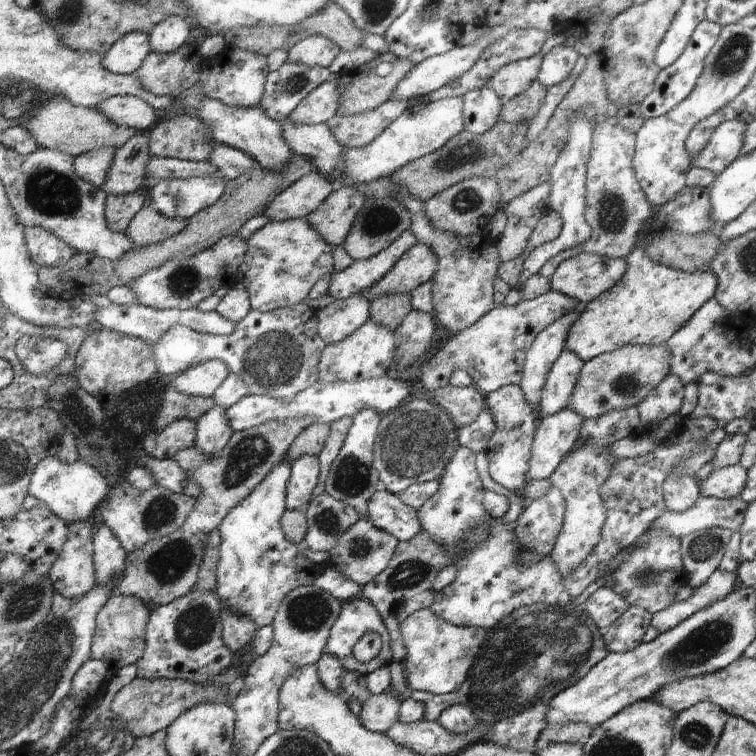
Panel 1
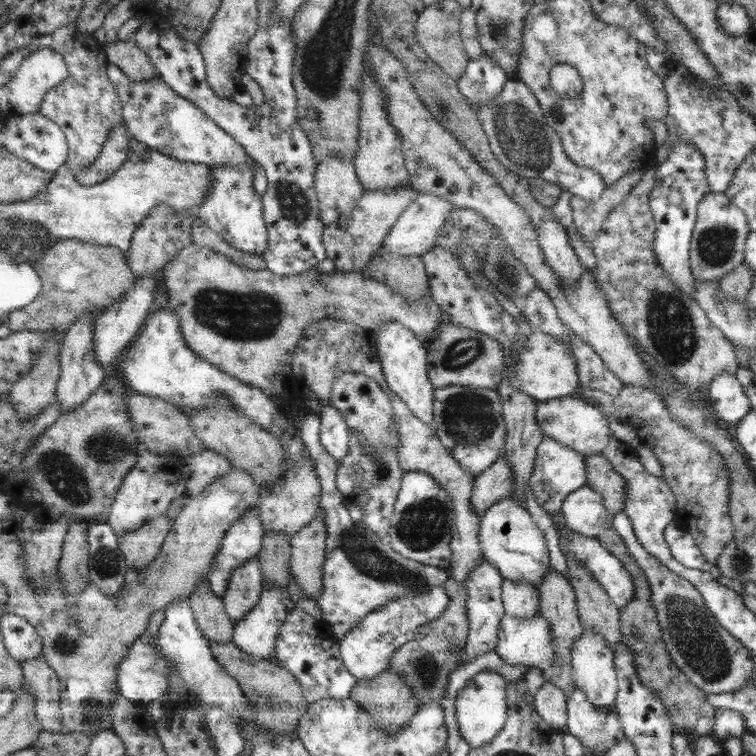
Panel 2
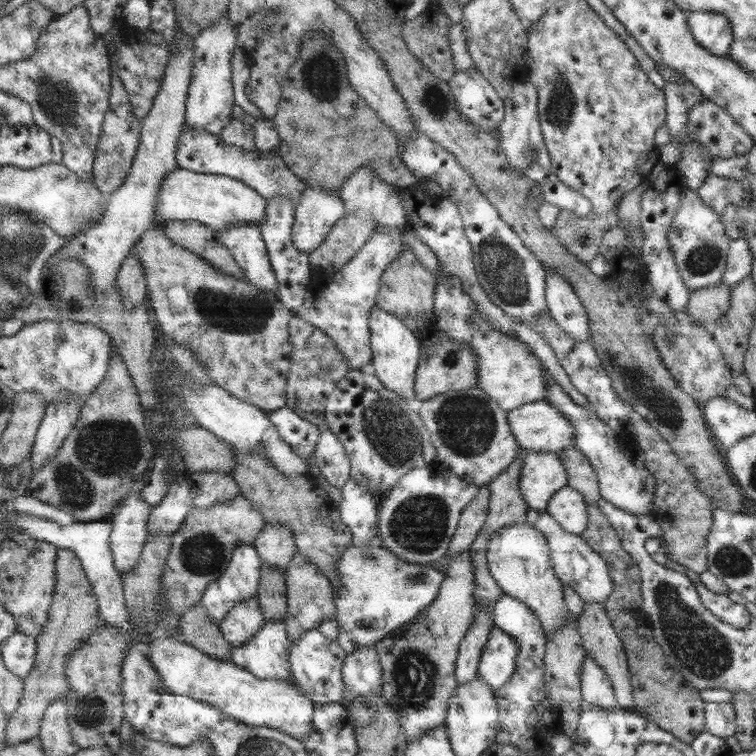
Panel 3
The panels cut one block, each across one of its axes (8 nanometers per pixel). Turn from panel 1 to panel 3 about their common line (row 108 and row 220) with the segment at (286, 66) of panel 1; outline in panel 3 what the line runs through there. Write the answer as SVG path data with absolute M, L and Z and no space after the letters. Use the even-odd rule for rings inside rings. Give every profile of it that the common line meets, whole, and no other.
M276 196L275 198L265 198L266 205L264 217L259 226L261 241L265 245L266 254L271 266L273 277L276 278L276 296L279 303L288 310L295 310L302 306L304 296L306 295L306 286L316 279L309 269L309 256L307 253L297 251L297 246L291 243L291 230L293 230L294 208L290 198L286 196Z

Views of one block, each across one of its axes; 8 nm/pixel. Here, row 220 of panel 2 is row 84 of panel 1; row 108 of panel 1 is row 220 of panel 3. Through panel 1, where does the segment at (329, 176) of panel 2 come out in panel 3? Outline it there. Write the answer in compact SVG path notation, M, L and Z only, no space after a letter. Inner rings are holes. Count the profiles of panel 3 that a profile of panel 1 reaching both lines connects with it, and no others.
M306 186L294 208L291 243L297 251L308 254L321 245L331 226L344 214L338 192Z

